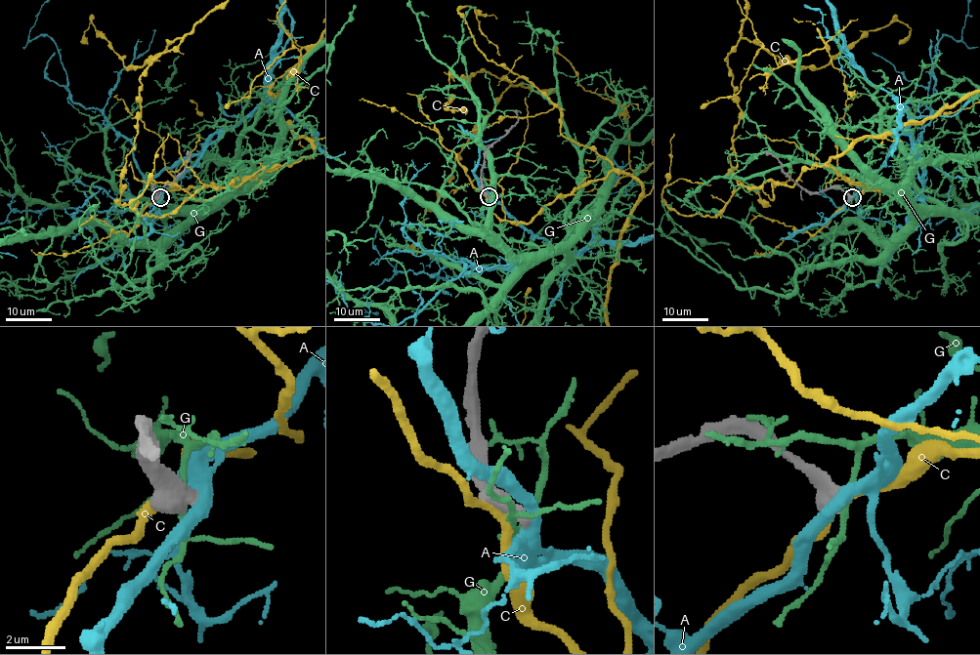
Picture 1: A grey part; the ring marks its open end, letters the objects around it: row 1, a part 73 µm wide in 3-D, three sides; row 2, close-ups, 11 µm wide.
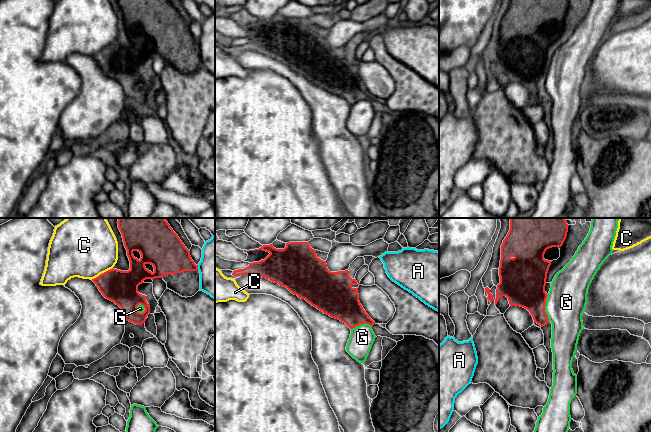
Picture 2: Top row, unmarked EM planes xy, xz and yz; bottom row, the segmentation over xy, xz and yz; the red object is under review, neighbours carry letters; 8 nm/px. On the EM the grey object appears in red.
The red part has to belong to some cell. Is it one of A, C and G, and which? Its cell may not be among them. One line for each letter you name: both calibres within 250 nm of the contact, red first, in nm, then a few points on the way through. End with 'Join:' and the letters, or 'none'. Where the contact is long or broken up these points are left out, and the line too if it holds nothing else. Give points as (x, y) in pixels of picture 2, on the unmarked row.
Join: none

